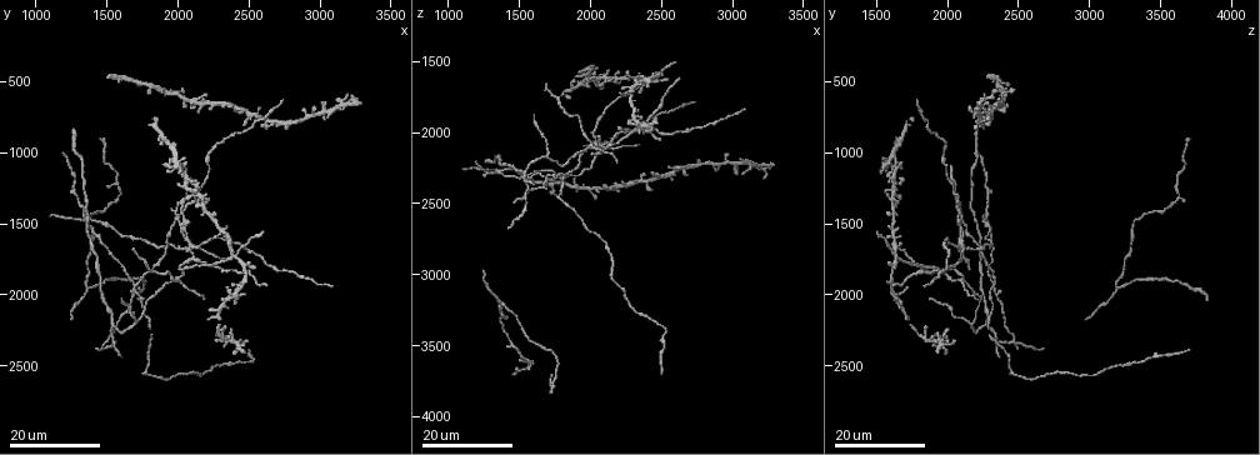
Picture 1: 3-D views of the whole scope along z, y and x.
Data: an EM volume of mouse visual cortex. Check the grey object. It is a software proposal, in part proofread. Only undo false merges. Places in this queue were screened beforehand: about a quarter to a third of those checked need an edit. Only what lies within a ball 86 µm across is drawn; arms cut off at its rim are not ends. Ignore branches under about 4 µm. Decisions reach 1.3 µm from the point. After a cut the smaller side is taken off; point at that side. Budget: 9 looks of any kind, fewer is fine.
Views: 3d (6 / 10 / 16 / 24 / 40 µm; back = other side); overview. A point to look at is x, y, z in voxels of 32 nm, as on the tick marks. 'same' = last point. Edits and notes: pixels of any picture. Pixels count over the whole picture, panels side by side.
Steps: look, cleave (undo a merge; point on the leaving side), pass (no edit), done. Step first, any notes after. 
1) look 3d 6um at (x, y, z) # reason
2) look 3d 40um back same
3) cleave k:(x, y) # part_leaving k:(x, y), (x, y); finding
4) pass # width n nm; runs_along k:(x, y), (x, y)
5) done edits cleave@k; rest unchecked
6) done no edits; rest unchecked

look 3d 16um at (2380, 1700, 1640) # four or more arms meet

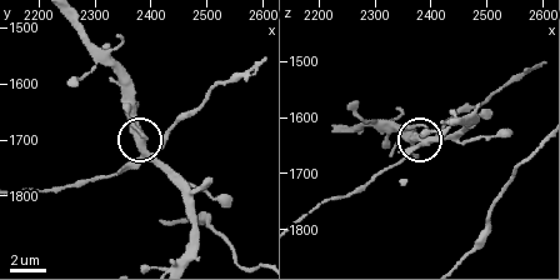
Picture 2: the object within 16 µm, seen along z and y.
look 3d 6um same

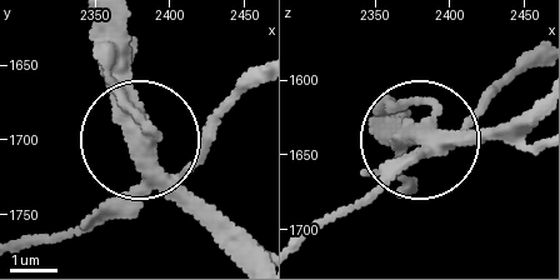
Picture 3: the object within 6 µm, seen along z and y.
pass # arms 4; runs_along 3:(300, 243), (419, 139), (511, 139); continuous, no second cell

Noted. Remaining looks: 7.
look 3d 24um at (1980, 1900, 2100) # four-way junction

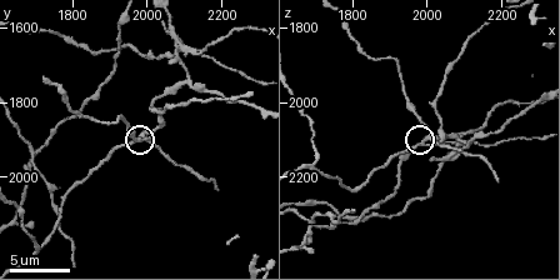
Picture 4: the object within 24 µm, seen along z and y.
look 3d 6um same

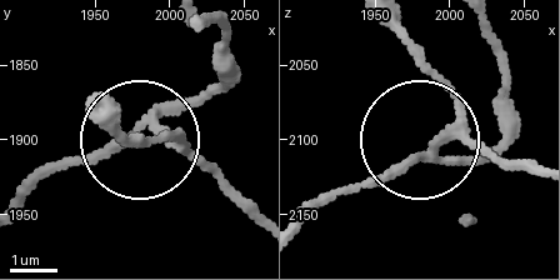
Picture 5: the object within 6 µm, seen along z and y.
look 3d 6um back at (1994, 1892, 2104)

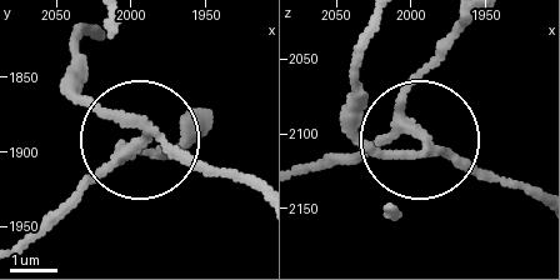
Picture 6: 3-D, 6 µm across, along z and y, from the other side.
cleave 6:(91, 181) # width 220 nm; part_leaving 6:(425, 135), (405, 91), (456, 20); two cells meet here

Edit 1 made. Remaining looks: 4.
look 3d 16um at (1700, 1950, 2320) # four-way junction

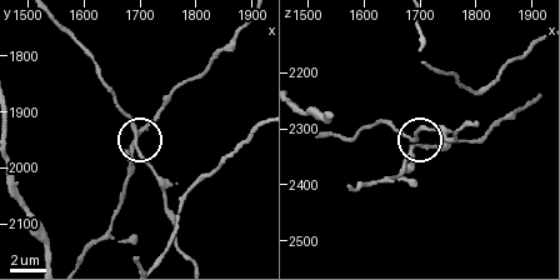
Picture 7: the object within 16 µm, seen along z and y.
look 3d 16um back at (1690, 1940, 2315) # other side

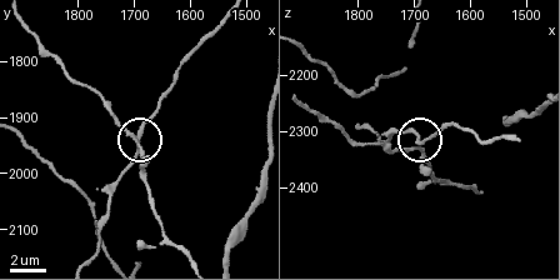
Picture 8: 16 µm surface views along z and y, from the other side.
pass # runs_along 8:(473, 188), (441, 183), (416, 136), (396, 129); one cell here

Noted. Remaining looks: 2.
look 3d 16um at (1380, 1960, 3200) # branch point

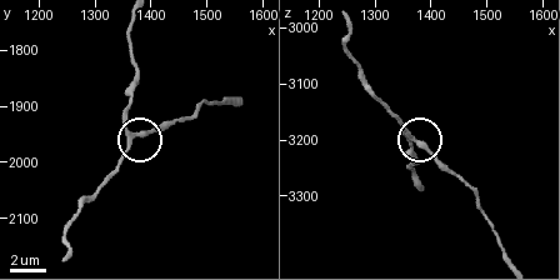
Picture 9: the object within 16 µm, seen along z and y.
look 3d 6um at (1365, 1950, 3200) # zoom in

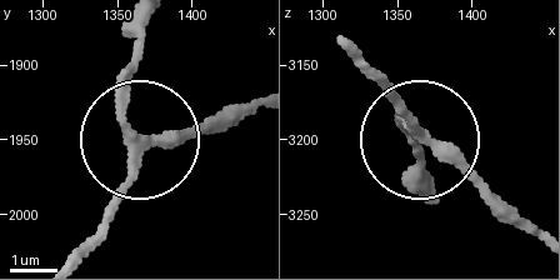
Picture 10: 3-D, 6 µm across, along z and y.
pass # side_arm 31 um; all the same cell

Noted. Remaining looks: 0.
done edits cleave@6; rest unchecked

